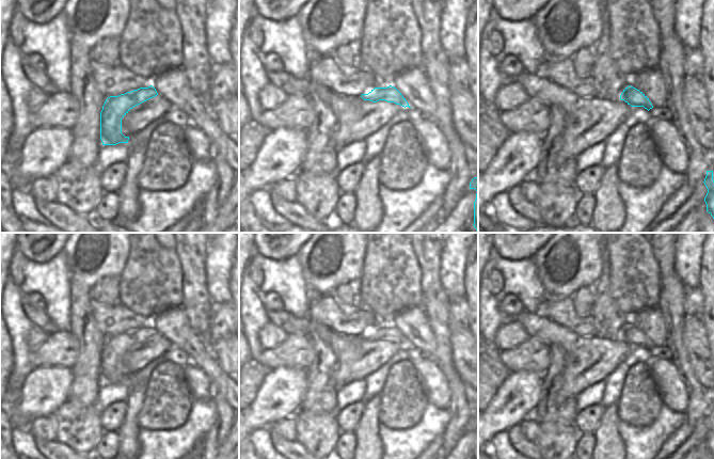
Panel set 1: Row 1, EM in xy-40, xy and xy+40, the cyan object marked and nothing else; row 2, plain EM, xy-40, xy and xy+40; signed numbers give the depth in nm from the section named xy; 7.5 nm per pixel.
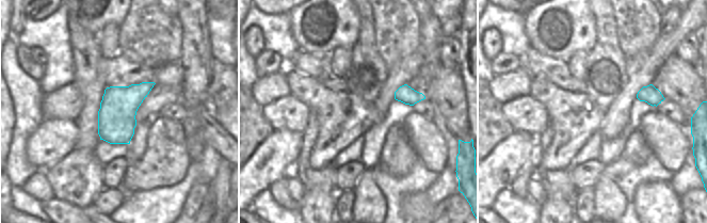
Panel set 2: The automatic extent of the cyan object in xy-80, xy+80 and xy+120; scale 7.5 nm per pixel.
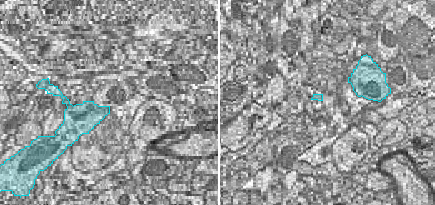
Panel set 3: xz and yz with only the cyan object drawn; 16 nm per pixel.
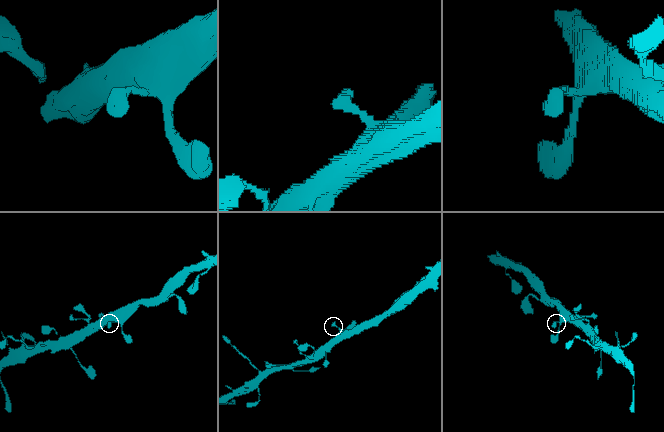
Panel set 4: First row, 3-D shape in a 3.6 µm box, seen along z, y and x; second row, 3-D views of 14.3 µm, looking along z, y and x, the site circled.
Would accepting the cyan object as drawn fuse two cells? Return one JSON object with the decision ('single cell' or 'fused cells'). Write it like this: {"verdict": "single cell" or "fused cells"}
{"verdict": "single cell"}

